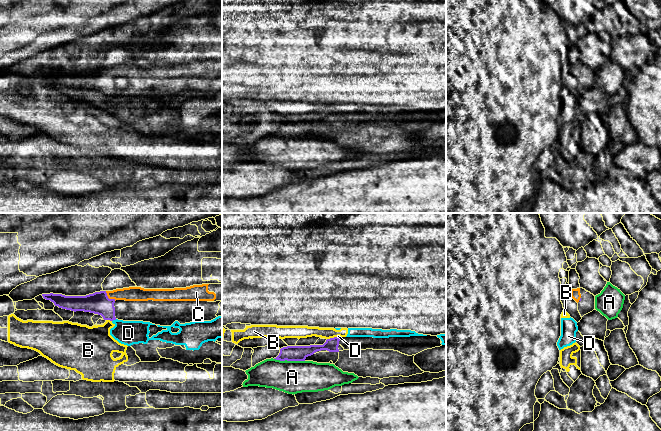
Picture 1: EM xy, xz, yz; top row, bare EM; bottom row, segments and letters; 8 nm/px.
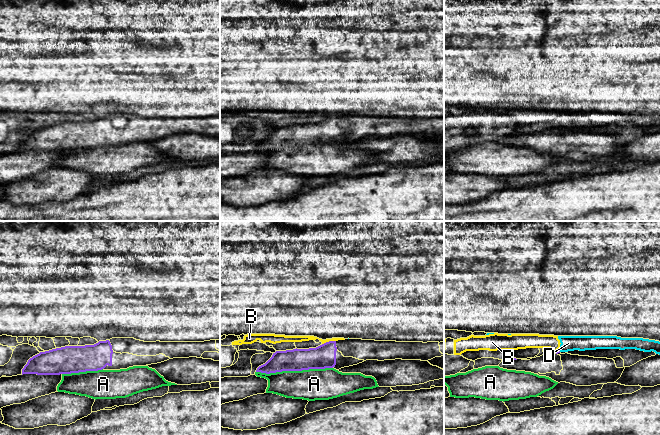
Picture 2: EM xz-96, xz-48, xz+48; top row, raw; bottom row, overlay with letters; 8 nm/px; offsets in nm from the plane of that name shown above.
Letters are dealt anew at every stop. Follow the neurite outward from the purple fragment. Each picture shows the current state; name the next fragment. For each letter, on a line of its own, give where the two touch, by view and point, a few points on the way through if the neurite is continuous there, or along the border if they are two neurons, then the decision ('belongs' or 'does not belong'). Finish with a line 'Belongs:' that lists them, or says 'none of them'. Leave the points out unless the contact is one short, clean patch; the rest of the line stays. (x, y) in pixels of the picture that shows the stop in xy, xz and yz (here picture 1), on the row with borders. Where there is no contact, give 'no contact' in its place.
A: xz (289, 360) | does not belong
B: xz (332, 338) | along xz (337, 336), (327, 339) | does not belong
C: xy (108, 298) | belongs
D: xy (114, 319) | along xy (116, 319), (112, 321) | does not belong
Belongs: C

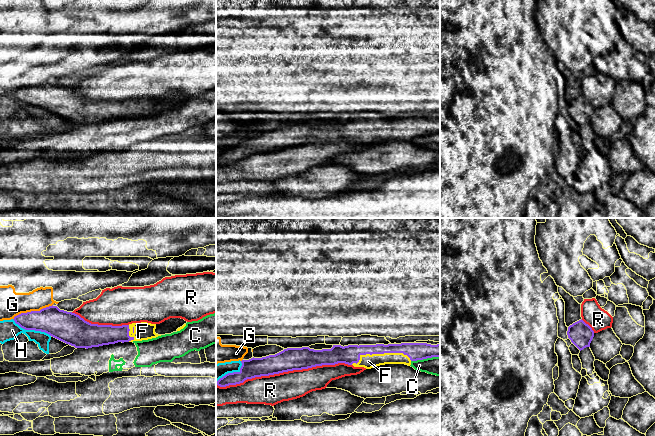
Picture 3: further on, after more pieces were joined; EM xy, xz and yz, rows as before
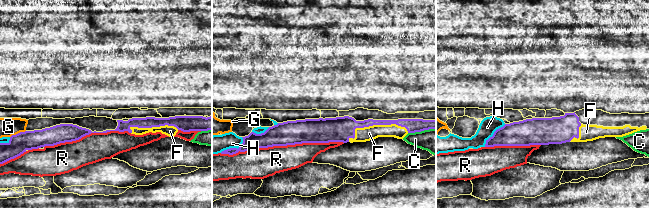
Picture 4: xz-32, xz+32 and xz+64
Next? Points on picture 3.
C: xz (425, 358) | along xz (439, 356), (411, 361) | does not belong
F: xz (379, 353) | belongs
G: xy (32, 311) | does not belong
H: xy (31, 329) | does not belong
R: xz (283, 371) | does not belong
Belongs: F

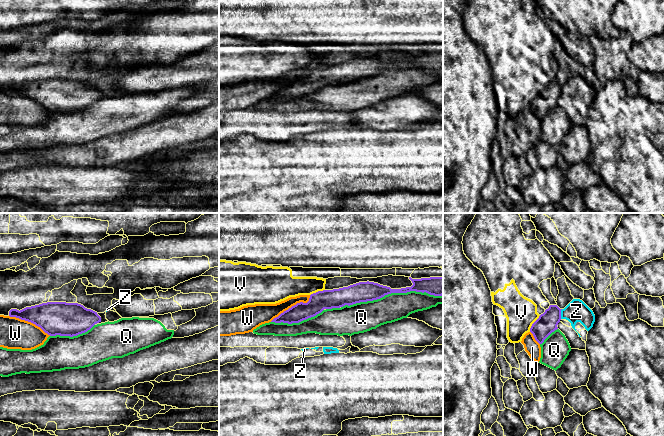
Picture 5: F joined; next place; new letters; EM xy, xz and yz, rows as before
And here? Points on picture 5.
Q: xz (391, 292) | does not belong
V: yz (533, 323) | does not belong
W: xz (292, 306) | does not belong
Z: yz (560, 314) | along yz (562, 309), (560, 318) | does not belong
Belongs: none of them

